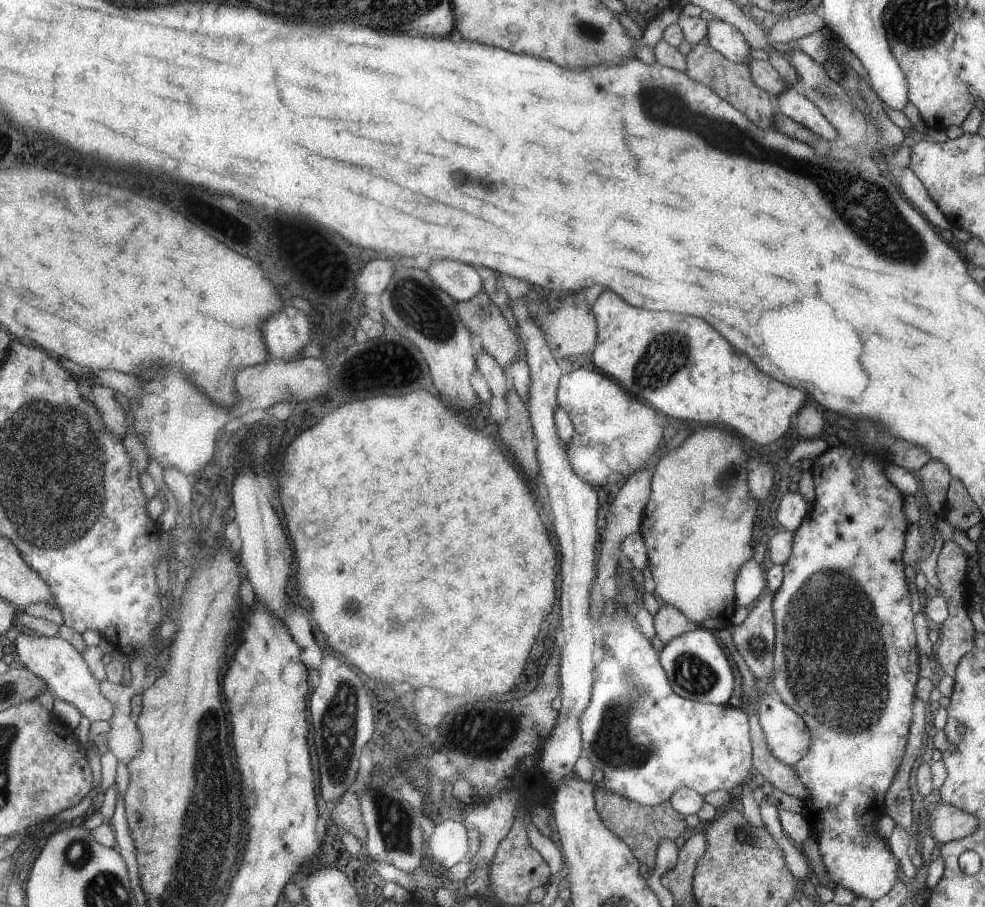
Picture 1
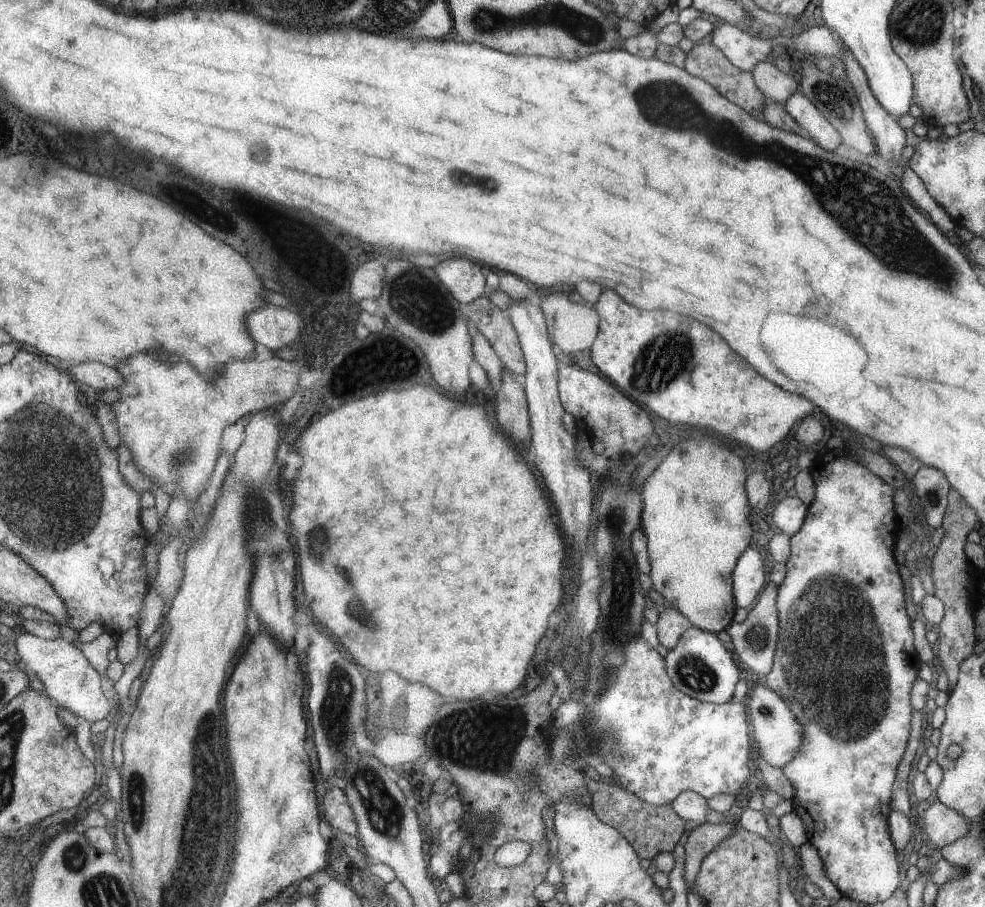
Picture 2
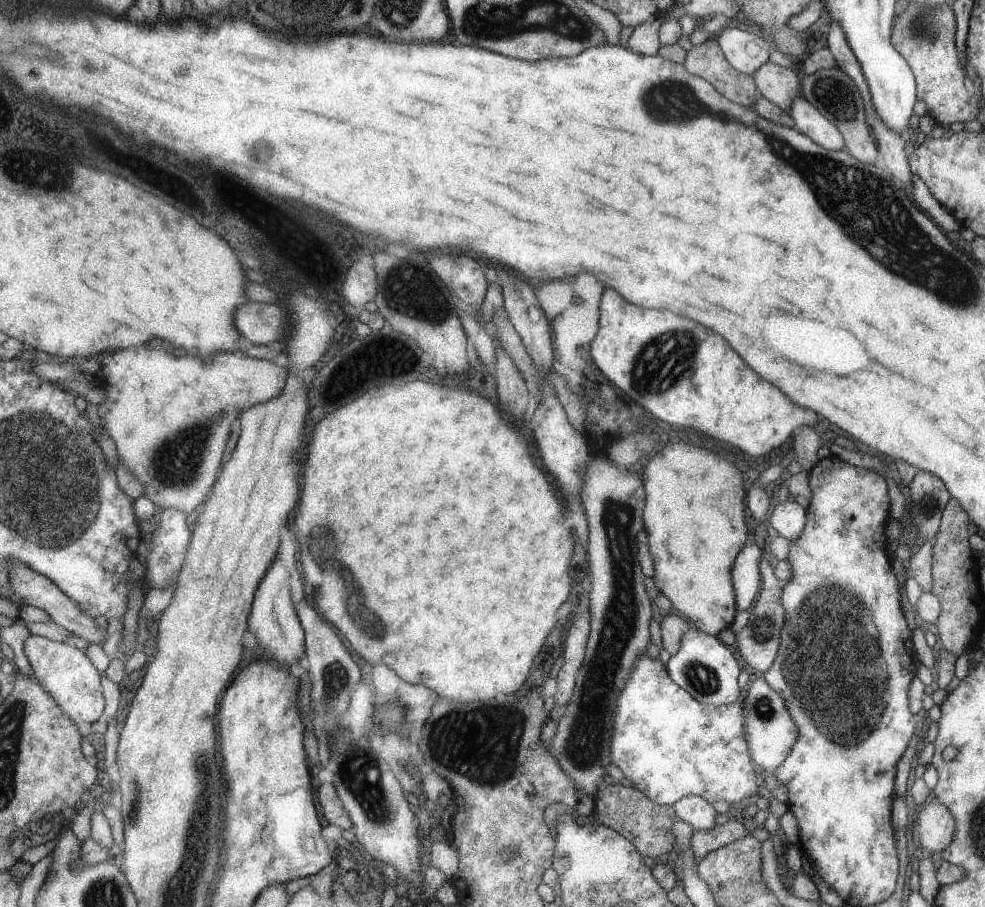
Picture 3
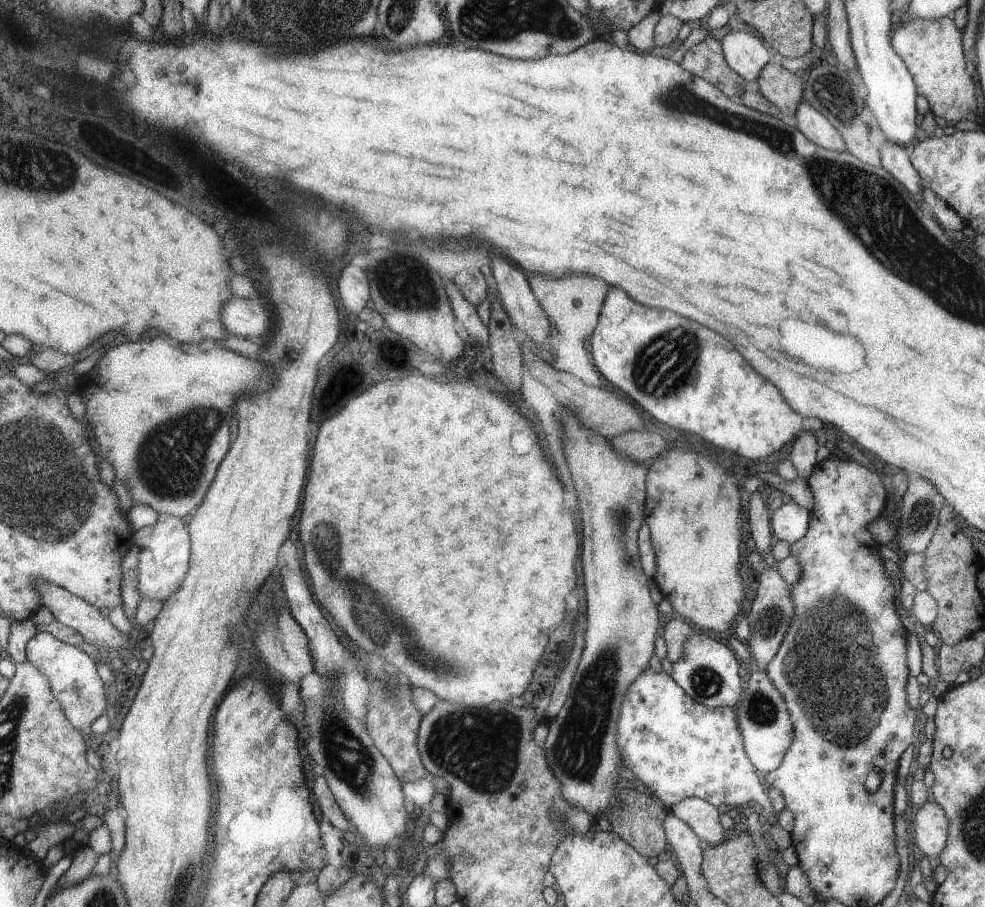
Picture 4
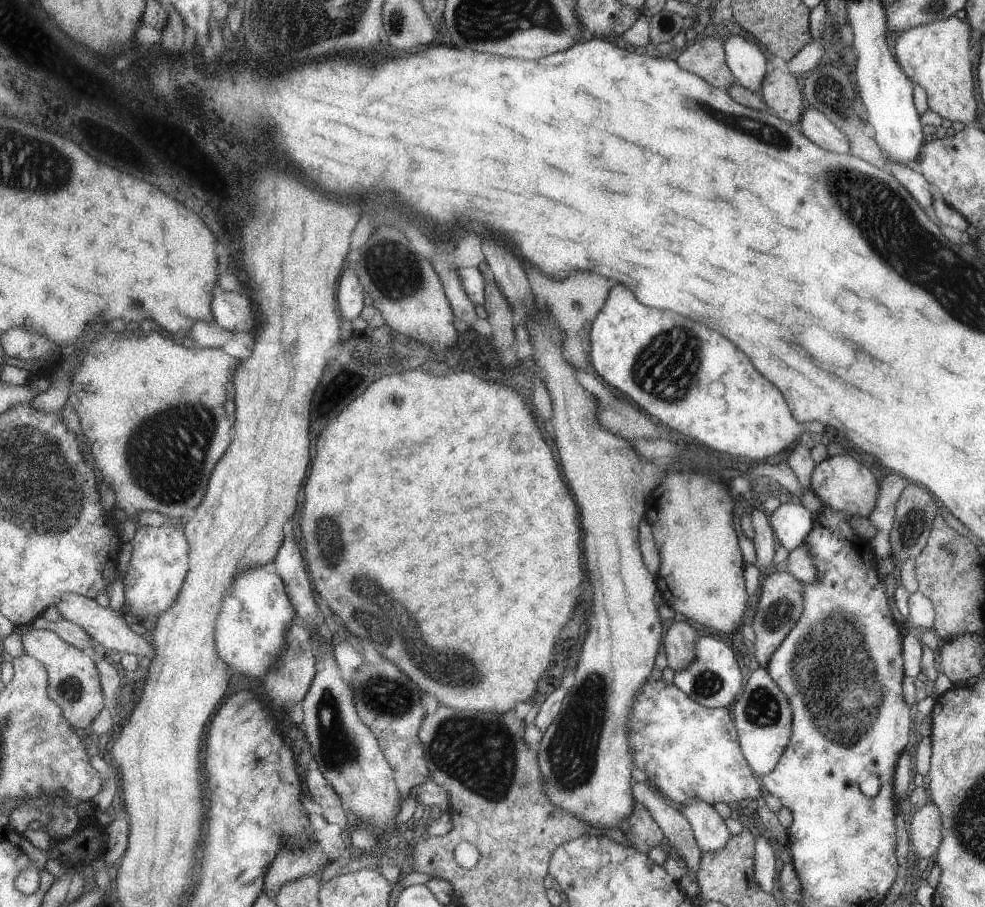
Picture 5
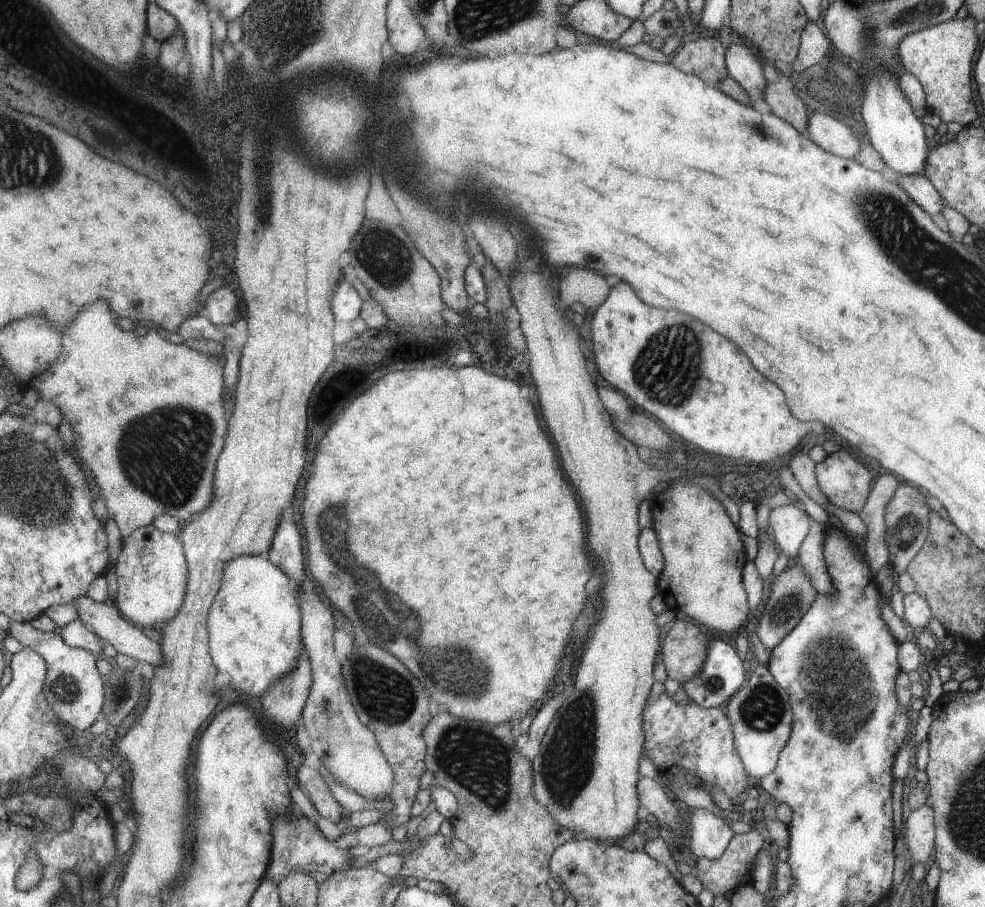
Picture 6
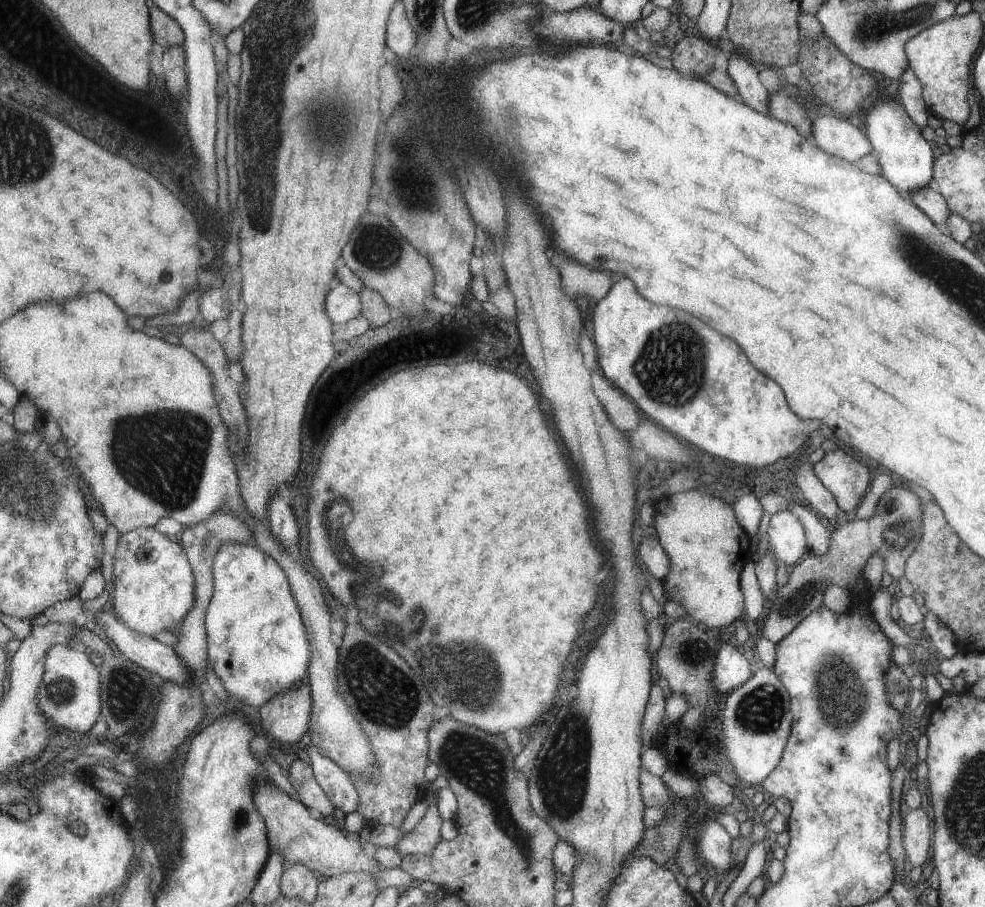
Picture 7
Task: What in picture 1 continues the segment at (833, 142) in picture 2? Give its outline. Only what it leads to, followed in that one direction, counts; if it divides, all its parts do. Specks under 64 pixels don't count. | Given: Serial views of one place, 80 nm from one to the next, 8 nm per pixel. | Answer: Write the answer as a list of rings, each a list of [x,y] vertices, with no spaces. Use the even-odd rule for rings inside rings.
[[[787,86],[776,98],[779,114],[808,128],[816,137],[829,142],[831,148],[833,148],[833,140],[837,136],[837,131],[819,112],[817,106],[798,88]]]

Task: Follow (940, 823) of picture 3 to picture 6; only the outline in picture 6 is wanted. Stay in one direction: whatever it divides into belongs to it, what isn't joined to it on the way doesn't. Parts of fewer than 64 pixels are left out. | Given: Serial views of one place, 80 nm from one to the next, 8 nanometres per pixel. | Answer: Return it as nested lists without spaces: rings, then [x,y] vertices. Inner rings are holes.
[[[929,803],[911,810],[903,834],[906,855],[917,864],[926,862],[933,848],[933,816]]]

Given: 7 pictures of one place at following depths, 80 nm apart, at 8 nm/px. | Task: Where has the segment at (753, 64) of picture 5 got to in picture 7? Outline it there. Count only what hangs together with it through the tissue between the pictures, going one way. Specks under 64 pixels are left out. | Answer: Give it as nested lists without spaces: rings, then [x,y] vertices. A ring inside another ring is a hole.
[[[730,50],[727,55],[726,73],[737,87],[739,100],[758,113],[767,113],[768,93],[757,77],[758,71],[739,51]]]

